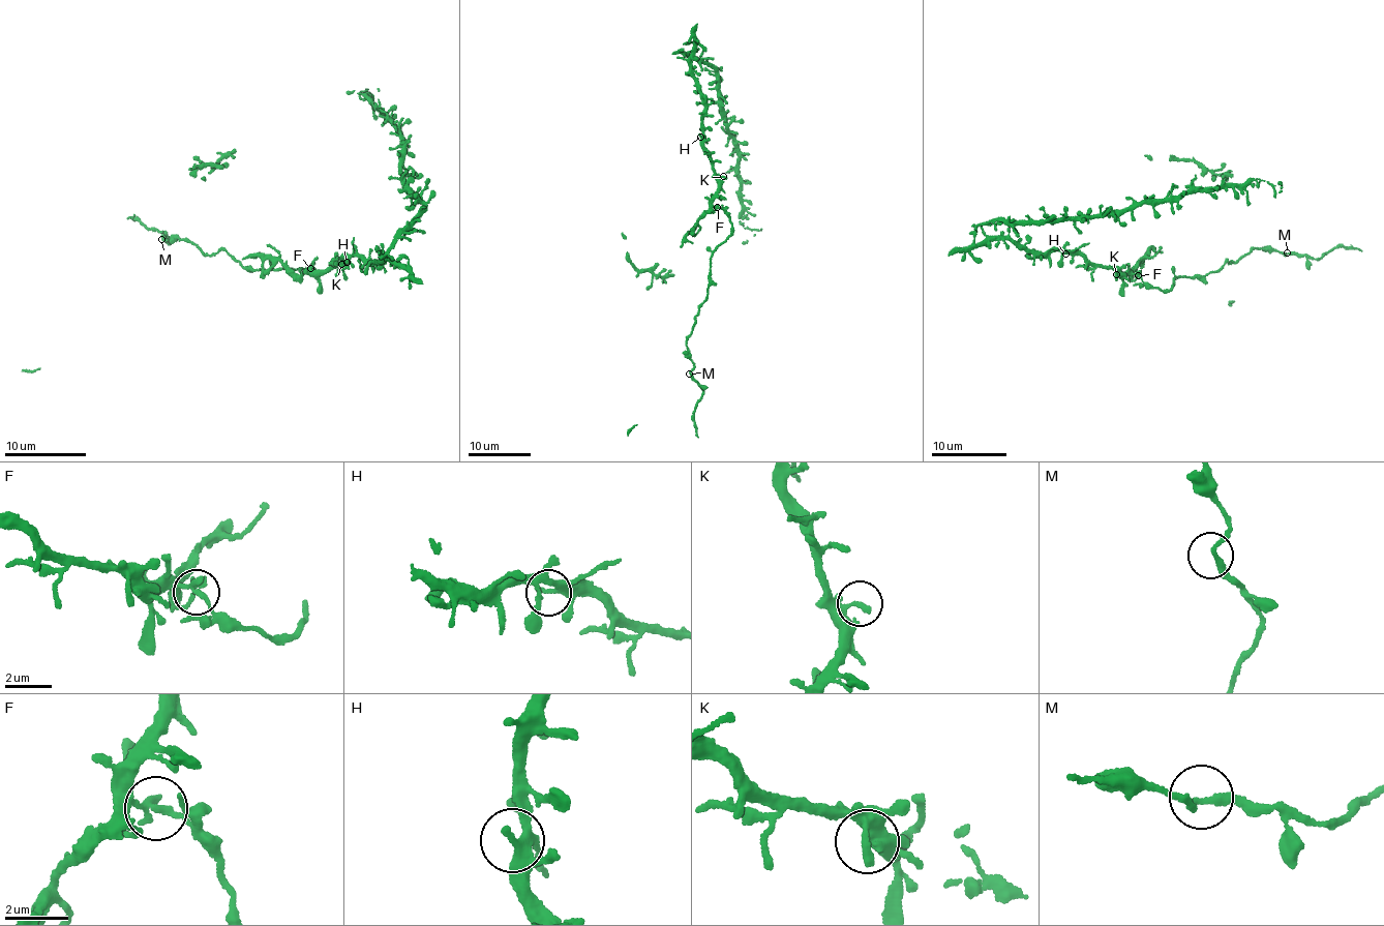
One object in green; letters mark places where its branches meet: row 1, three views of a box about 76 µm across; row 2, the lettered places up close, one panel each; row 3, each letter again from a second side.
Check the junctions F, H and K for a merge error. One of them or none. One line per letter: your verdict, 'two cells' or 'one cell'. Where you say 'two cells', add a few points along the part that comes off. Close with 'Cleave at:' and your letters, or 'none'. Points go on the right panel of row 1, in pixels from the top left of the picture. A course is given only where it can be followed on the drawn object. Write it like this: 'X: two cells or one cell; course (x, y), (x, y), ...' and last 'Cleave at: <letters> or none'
F: two cells
H: one cell
K: one cell
Cleave at: F

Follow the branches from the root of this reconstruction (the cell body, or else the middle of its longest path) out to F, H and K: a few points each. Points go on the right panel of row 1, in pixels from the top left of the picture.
F: (1085, 260), (1109, 265), (1120, 275), (1129, 271), (1138, 275)
H: (1085, 260), (1079, 255), (1065, 254)
K: (1085, 260), (1111, 267), (1116, 274)

